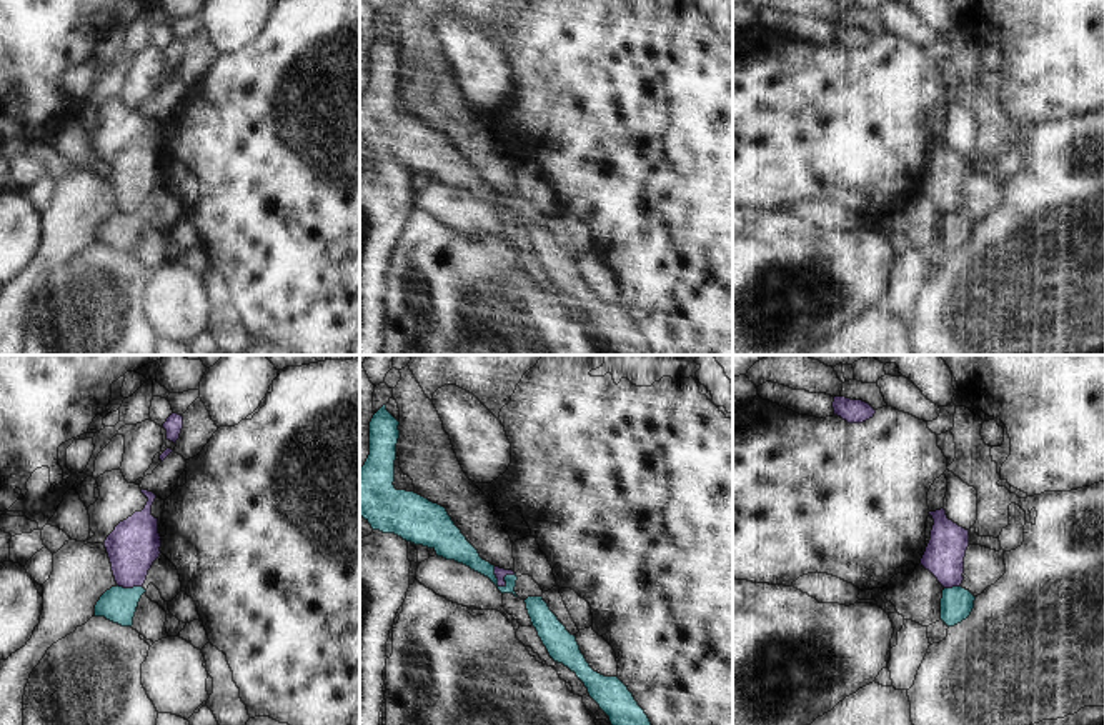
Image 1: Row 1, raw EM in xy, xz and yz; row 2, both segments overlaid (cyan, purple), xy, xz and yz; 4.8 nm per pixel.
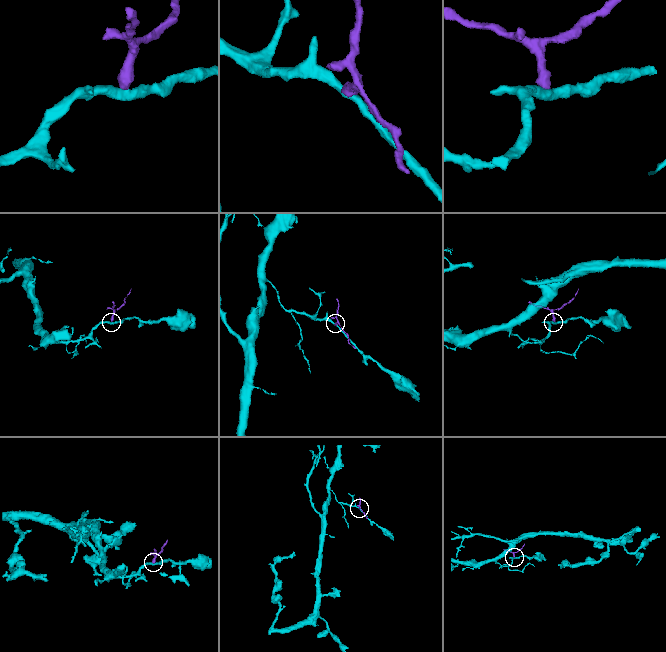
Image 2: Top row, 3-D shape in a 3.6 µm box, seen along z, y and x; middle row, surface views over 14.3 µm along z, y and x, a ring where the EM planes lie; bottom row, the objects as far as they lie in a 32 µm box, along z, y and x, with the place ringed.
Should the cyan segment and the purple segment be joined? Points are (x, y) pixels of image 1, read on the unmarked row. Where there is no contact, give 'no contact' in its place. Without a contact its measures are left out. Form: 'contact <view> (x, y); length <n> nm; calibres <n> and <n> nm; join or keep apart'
contact xz (502, 214); length 120 nm; calibres 110 and 50 nm; keep apart

